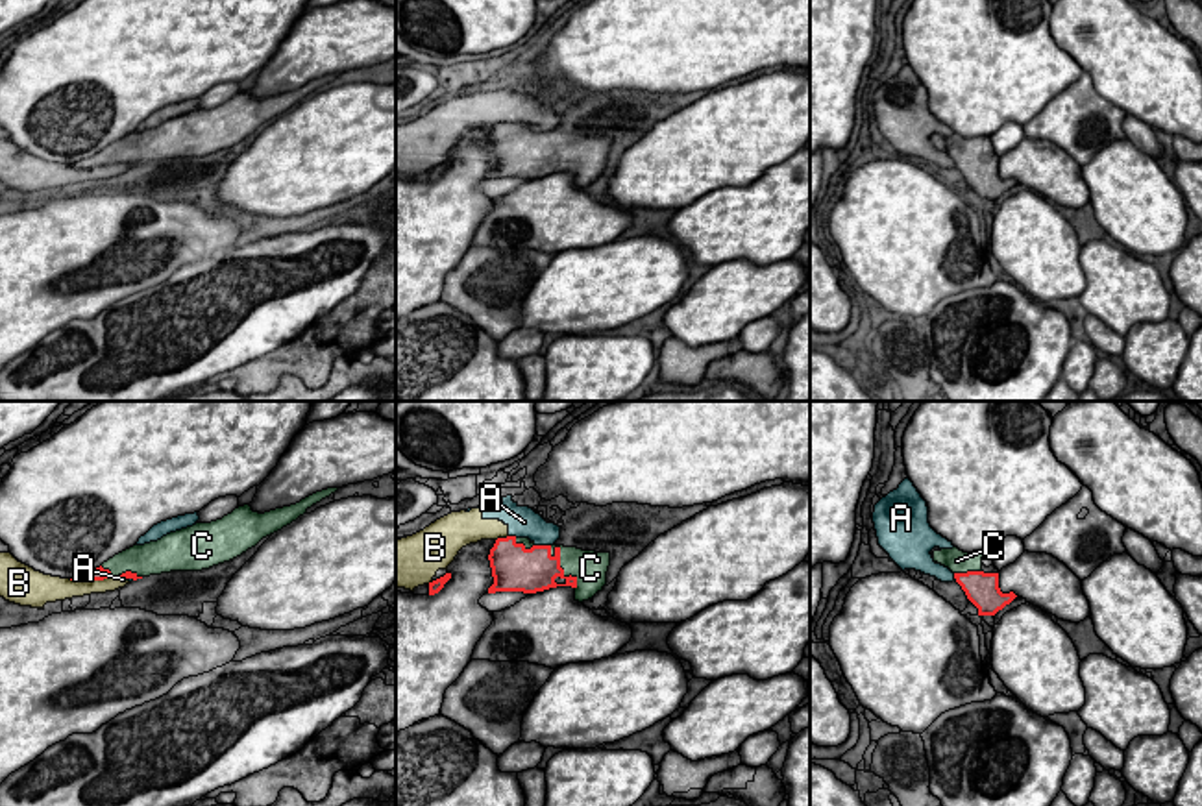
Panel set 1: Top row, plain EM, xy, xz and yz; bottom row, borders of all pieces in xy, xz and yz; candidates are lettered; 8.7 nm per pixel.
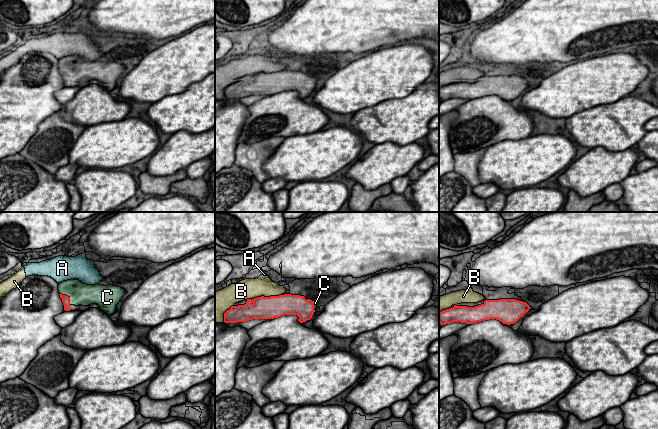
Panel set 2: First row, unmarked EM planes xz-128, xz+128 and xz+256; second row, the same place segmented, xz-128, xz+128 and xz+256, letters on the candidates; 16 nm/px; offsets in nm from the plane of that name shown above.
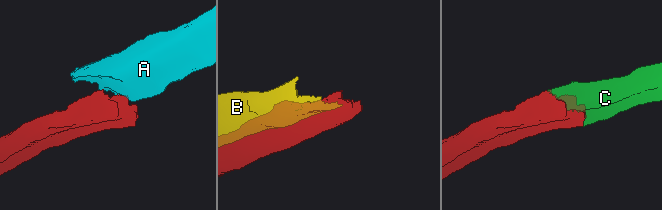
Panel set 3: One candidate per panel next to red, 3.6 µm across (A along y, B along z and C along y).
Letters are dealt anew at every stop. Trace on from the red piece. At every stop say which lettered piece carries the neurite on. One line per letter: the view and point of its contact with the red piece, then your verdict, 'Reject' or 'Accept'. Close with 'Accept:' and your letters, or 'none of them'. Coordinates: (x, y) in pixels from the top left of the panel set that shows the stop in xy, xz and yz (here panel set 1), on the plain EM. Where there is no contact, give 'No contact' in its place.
A: Touches red at xz (542, 132). Reject
B: Touches red at xy (89, 167). Reject
C: Touches red at xz (561, 154). Accept
Accept: C

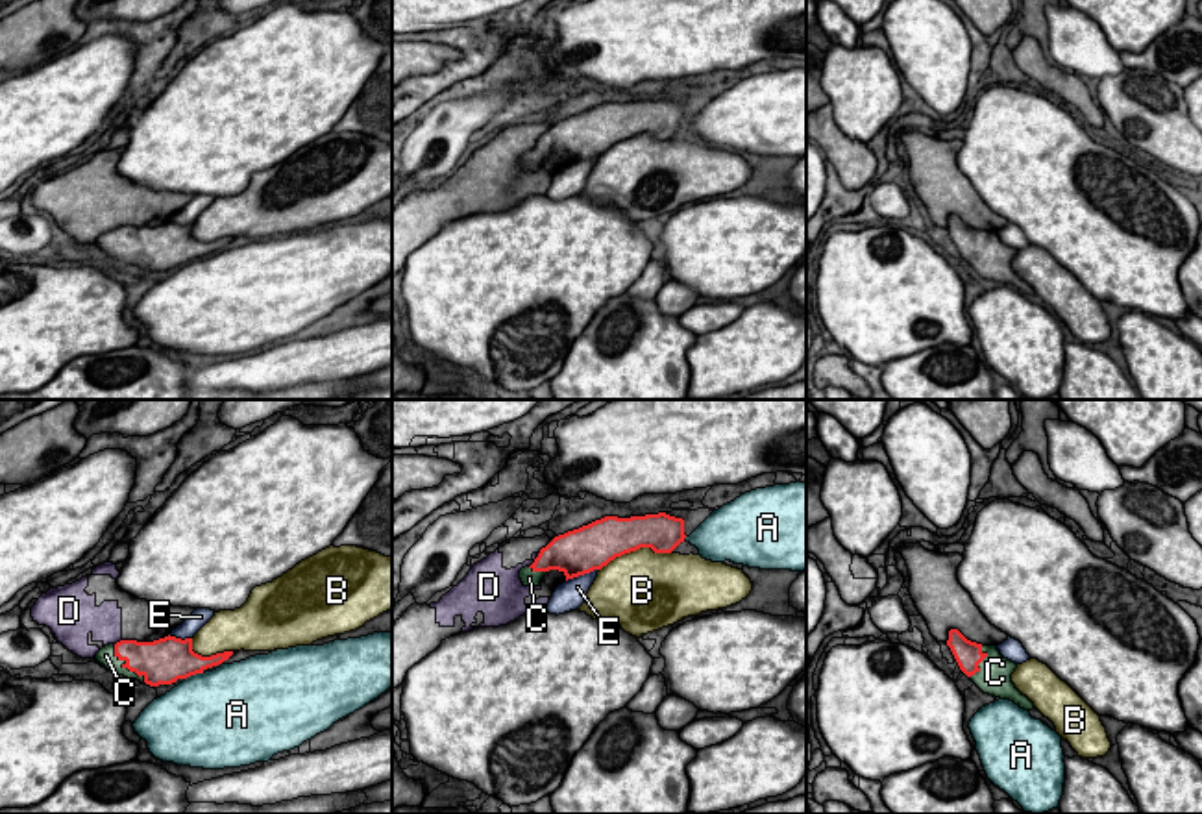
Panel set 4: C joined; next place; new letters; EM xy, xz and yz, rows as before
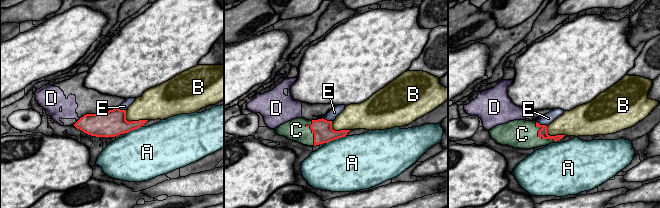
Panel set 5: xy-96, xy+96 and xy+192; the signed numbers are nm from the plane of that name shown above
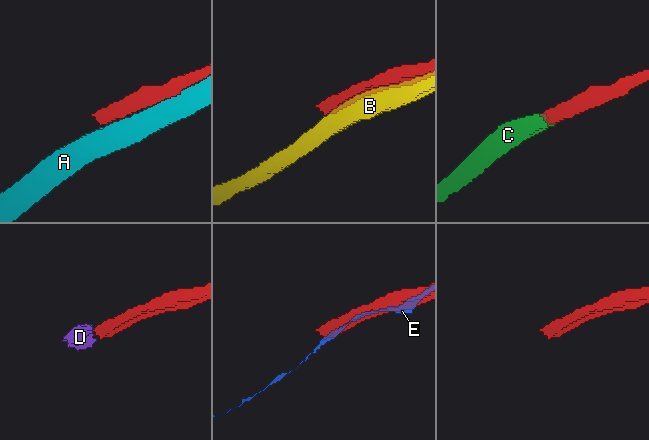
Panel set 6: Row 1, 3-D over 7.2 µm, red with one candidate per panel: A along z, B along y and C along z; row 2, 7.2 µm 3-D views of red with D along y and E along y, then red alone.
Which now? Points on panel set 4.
A: Touches red at xy (193, 259). Reject
B: Touches red at xz (635, 135). Reject
C: Touches red at xy (126, 252). Accept
D: Touches red at xz (535, 147). Reject
E: Touches red at xz (581, 160). Reject
Accept: C

